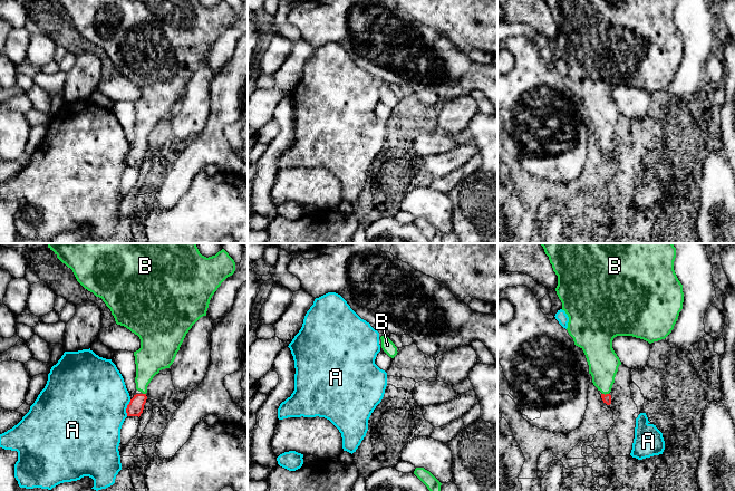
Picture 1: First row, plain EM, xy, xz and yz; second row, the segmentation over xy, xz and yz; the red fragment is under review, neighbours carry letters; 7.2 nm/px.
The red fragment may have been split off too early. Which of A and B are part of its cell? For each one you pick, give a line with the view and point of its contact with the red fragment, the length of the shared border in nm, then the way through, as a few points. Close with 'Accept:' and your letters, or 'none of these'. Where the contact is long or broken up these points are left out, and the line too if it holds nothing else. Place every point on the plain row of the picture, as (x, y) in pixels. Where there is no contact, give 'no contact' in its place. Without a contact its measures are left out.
B: yz (606, 144) | 50 nm | across yz (607, 148), (606, 144), (602, 111)
Accept: B

